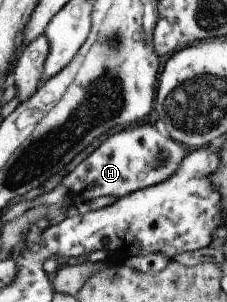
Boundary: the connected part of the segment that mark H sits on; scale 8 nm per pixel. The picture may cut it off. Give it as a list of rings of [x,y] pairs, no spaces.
[[[153,124],[132,125],[104,139],[60,184],[67,186],[71,193],[79,195],[81,201],[97,197],[120,200],[170,178],[189,153],[190,149],[169,136],[161,135]]]

